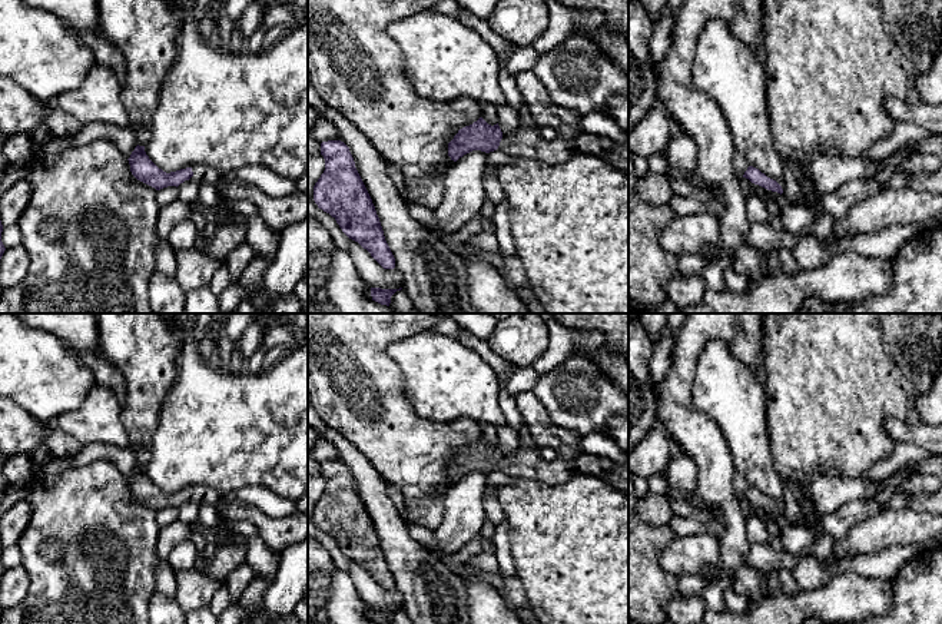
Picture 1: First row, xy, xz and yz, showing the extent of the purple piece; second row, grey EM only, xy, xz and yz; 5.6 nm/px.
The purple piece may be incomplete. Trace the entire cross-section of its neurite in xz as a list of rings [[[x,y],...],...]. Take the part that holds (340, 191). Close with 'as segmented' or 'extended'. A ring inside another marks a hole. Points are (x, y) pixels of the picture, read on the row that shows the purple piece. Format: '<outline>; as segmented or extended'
[[[328,140],[321,143],[321,155],[325,159],[325,170],[314,186],[315,203],[384,269],[394,269],[395,258],[349,147],[341,140]]]; as segmented

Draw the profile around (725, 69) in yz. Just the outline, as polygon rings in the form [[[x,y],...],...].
[[[712,19],[697,37],[691,79],[694,86],[720,107],[733,135],[734,152],[740,153],[749,166],[777,180],[783,177],[785,162],[776,147],[767,109],[764,59],[764,33],[753,47],[749,47],[732,33],[724,20]]]

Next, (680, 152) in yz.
[[[687,136],[670,137],[663,152],[670,169],[690,172],[697,166],[699,150]]]

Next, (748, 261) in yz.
[[[743,243],[733,252],[733,269],[747,278],[749,286],[760,283],[775,275],[764,268],[764,256],[764,250]]]

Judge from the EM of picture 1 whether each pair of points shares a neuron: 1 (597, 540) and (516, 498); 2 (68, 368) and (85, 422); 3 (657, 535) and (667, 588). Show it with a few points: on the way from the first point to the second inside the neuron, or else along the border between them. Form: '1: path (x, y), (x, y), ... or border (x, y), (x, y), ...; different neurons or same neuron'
1: path (577, 540), (561, 537), (536, 511); same neuron
2: border (96, 382), (76, 408), (55, 418); different neurons
3: path (650, 548), (650, 571), (654, 576); same neuron

